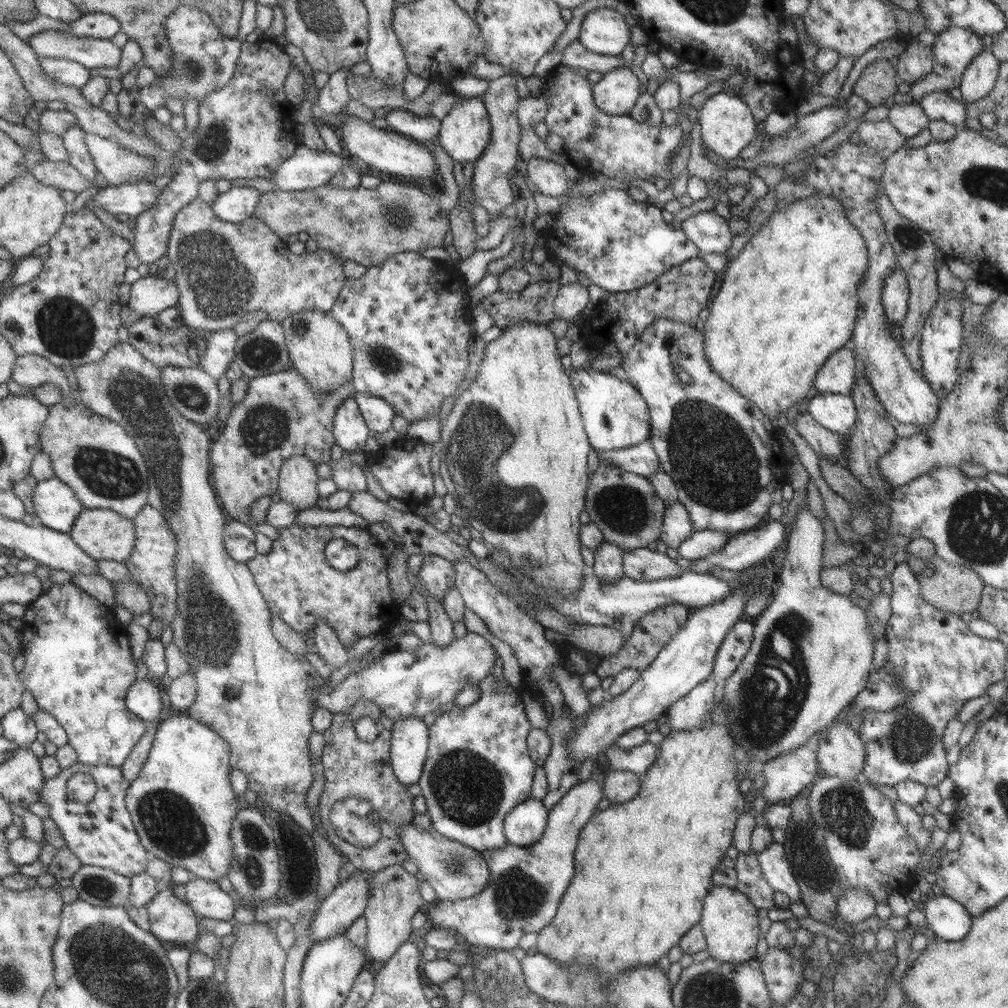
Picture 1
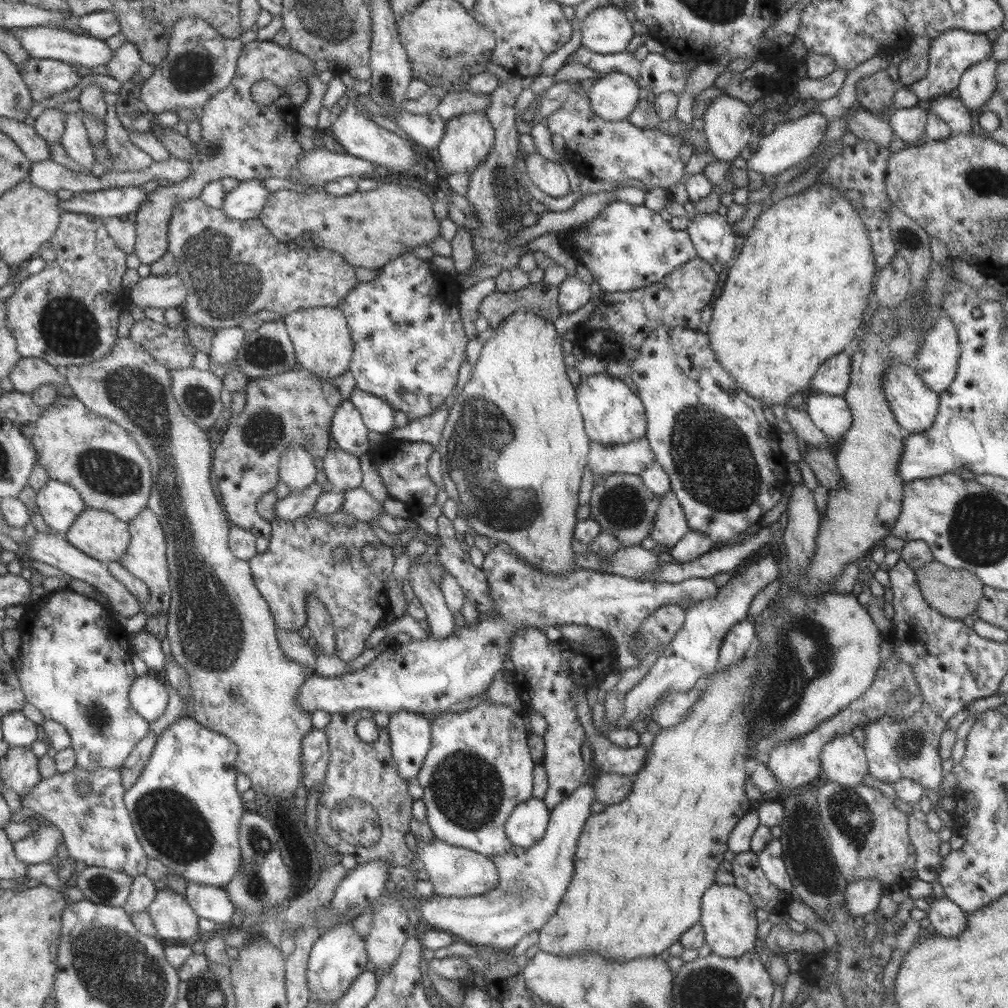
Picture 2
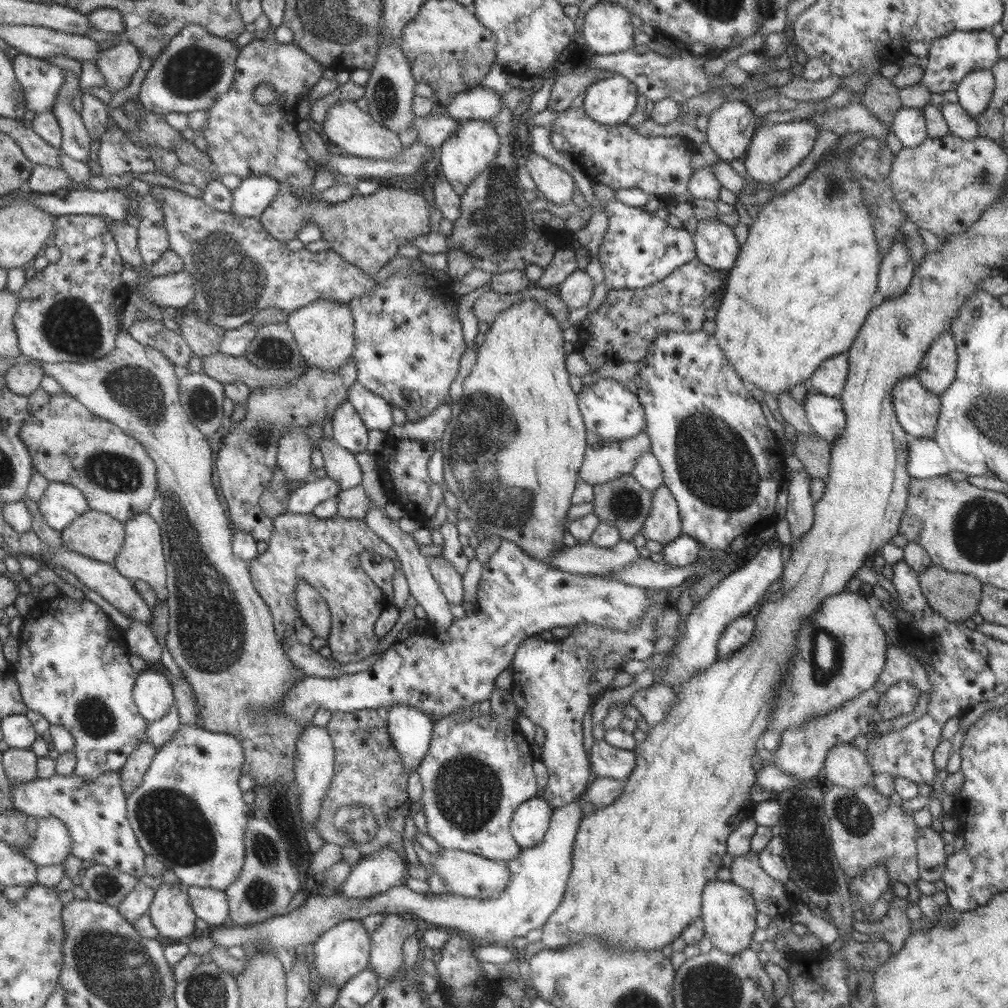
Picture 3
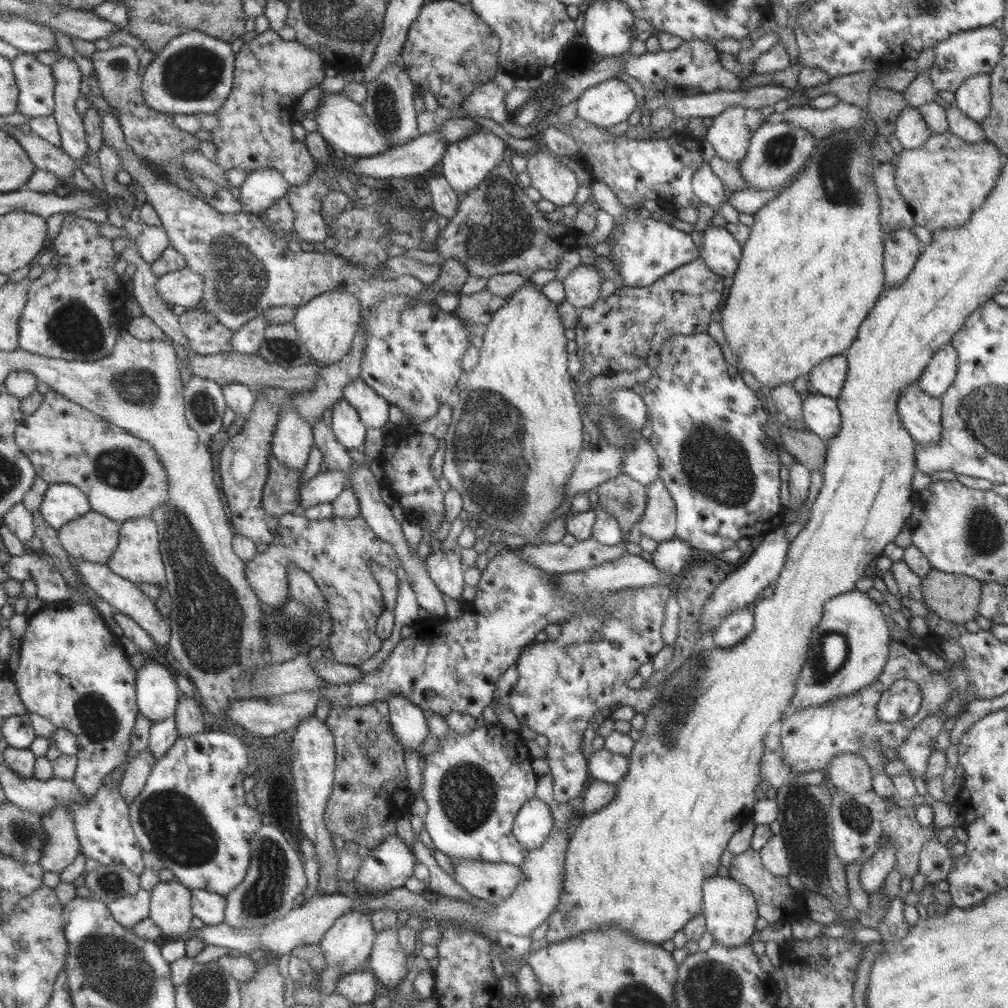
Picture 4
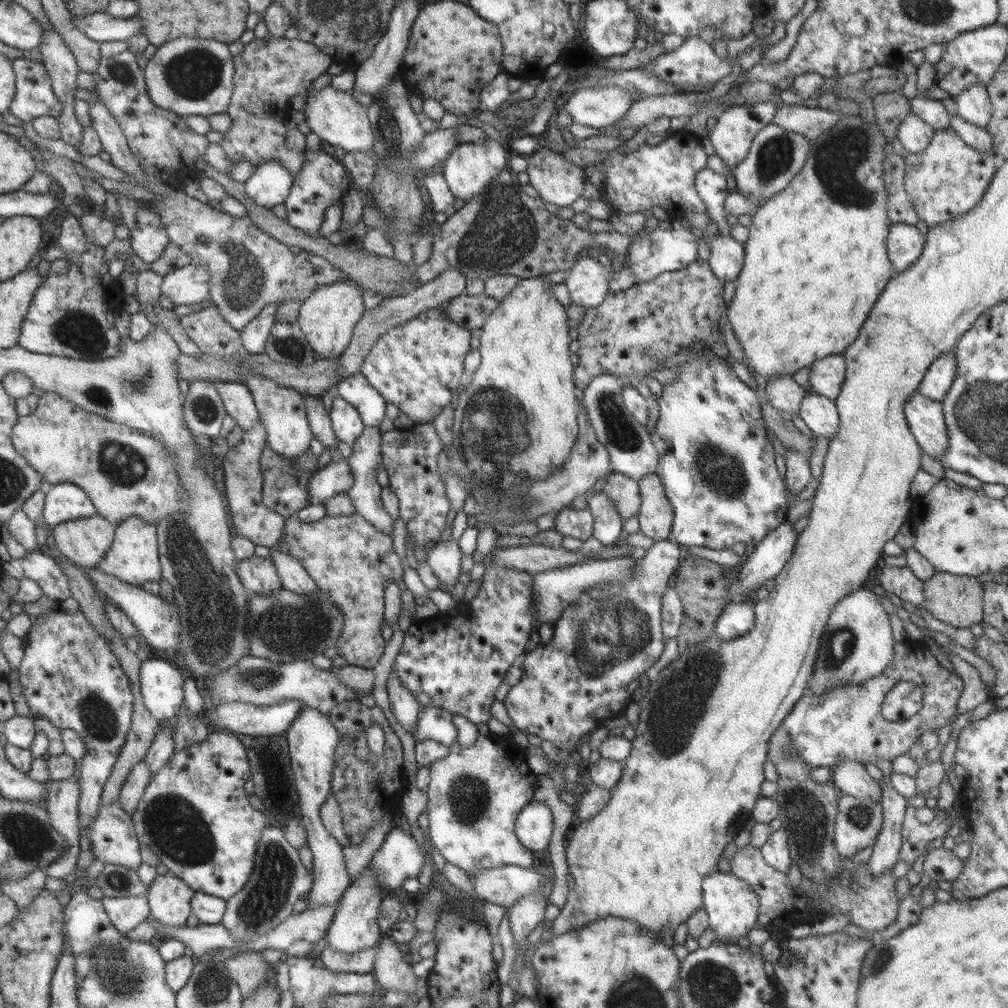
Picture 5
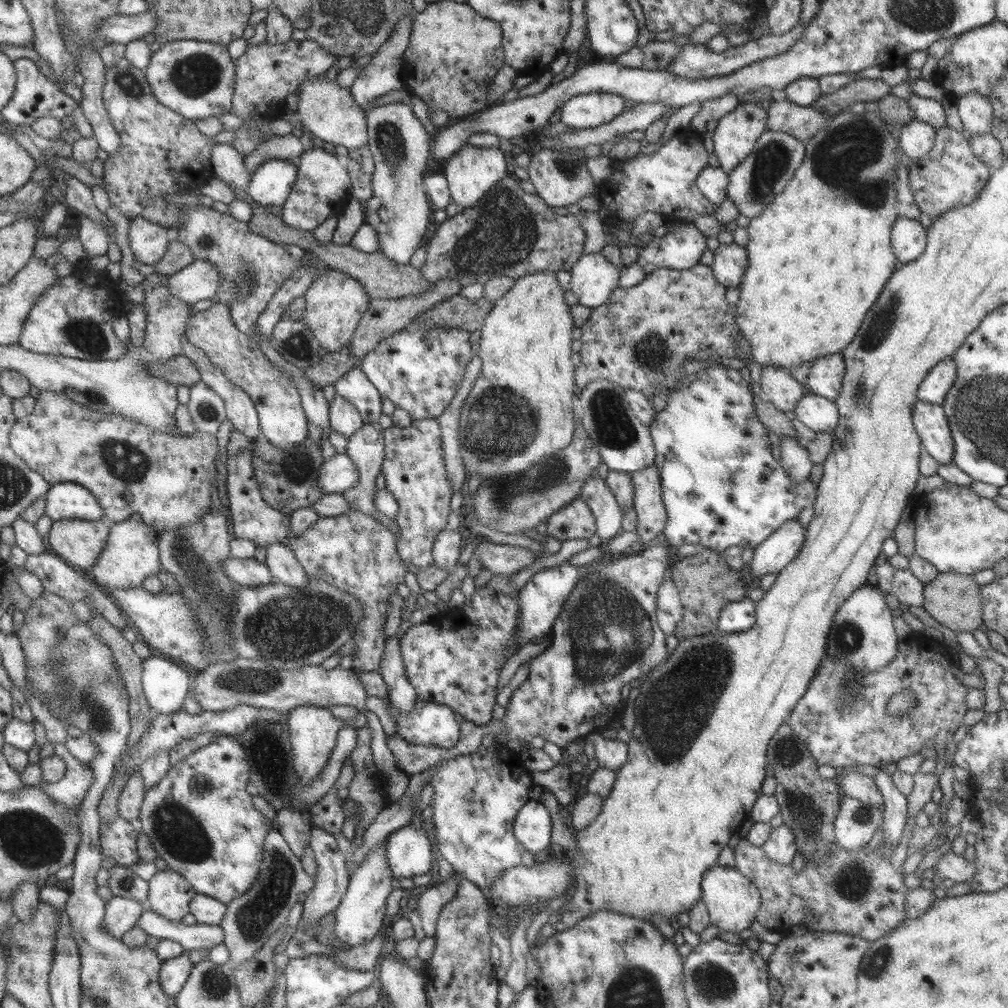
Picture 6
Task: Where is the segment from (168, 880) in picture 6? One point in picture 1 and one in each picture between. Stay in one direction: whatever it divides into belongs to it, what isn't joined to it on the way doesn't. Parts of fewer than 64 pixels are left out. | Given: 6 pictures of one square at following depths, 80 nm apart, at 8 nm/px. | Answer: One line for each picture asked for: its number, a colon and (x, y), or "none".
1: (171, 920)
2: (172, 917)
3: (170, 912)
4: (170, 910)
5: (168, 897)

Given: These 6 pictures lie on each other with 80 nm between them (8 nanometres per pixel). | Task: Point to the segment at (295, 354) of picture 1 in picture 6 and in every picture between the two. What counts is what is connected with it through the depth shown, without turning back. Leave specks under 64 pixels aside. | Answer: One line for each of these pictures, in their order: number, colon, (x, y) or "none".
2: (320, 337)
3: (323, 330)
4: (326, 324)
5: (327, 316)
6: (334, 303)

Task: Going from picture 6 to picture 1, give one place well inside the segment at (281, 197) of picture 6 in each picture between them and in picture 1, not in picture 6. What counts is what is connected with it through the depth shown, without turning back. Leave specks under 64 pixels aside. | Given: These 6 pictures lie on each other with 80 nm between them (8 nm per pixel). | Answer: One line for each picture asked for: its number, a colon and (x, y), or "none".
1: (236, 204)
2: (245, 201)
3: (250, 198)
4: (262, 187)
5: (269, 183)

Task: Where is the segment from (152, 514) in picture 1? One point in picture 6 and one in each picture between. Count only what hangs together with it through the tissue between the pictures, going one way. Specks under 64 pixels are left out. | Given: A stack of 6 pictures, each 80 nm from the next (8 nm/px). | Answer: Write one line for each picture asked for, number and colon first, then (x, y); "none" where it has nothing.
2: (144, 558)
3: (140, 557)
4: (136, 557)
5: (132, 557)
6: (130, 554)

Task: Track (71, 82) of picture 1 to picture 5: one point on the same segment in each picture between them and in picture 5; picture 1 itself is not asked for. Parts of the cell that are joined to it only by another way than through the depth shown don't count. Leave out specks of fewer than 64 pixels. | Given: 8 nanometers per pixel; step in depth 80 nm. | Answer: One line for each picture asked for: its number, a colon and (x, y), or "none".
2: (43, 77)
3: (40, 81)
4: (35, 85)
5: (33, 97)

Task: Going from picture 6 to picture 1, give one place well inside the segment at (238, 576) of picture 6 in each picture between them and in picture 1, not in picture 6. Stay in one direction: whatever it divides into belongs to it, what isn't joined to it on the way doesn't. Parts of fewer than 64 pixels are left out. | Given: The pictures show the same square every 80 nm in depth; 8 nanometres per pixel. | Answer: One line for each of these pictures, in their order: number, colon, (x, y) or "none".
1: (297, 584)
2: (298, 562)
3: (325, 553)
4: (335, 552)
5: (256, 574)

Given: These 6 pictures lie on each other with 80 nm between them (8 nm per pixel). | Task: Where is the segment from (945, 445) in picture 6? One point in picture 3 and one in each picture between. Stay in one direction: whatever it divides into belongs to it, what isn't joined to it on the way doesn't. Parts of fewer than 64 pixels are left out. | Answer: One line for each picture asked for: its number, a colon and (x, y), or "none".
3: (916, 410)
4: (919, 413)
5: (924, 417)

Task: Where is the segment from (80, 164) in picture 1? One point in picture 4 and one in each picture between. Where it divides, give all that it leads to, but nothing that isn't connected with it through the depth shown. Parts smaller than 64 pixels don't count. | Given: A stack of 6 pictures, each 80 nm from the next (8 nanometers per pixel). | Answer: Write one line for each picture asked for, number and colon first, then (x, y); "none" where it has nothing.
2: (74, 139)
3: (75, 141)
4: (64, 70)

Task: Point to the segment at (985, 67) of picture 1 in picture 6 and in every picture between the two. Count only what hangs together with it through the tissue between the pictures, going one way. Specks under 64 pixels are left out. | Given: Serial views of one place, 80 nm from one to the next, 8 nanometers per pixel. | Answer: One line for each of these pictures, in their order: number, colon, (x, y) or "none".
2: (976, 84)
3: (974, 91)
4: (972, 98)
5: (973, 106)
6: (975, 111)

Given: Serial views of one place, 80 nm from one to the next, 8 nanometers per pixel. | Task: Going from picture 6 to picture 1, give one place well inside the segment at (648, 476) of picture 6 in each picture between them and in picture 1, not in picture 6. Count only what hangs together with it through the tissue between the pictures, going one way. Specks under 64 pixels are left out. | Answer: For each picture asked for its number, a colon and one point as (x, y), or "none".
1: (675, 526)
2: (668, 526)
3: (662, 524)
4: (657, 522)
5: (654, 514)

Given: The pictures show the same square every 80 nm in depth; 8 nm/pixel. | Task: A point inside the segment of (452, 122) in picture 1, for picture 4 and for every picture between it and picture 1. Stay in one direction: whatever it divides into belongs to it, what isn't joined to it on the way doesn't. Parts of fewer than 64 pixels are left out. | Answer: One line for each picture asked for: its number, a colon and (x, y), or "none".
2: (468, 138)
3: (471, 149)
4: (465, 163)

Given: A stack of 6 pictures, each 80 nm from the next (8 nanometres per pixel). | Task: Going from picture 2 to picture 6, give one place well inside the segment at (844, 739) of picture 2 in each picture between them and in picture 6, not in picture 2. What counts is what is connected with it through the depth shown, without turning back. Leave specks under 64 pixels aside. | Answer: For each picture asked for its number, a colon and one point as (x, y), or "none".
3: (845, 766)
4: (849, 773)
5: (850, 778)
6: (853, 785)

